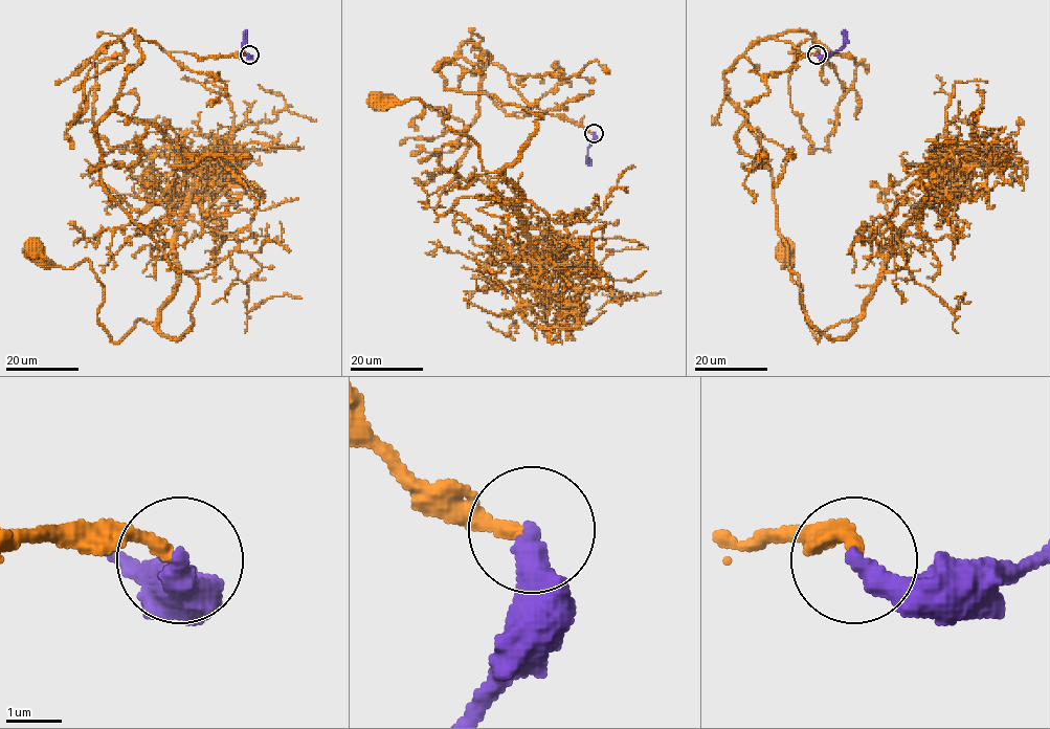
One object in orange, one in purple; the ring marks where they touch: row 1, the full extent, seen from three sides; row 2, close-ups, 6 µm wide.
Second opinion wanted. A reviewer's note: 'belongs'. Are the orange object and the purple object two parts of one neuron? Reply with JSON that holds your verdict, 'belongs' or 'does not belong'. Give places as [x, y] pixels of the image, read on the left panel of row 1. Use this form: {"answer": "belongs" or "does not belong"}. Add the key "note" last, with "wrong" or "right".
{"answer": "belongs", "note": "right"}

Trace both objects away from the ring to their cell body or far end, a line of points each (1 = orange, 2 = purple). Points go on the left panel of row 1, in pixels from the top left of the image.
1: (249, 54), (137, 38), (95, 131), (103, 188), (197, 285), (179, 338), (114, 343), (91, 264), (29, 250)
2: (249, 54), (242, 47), (246, 29)

